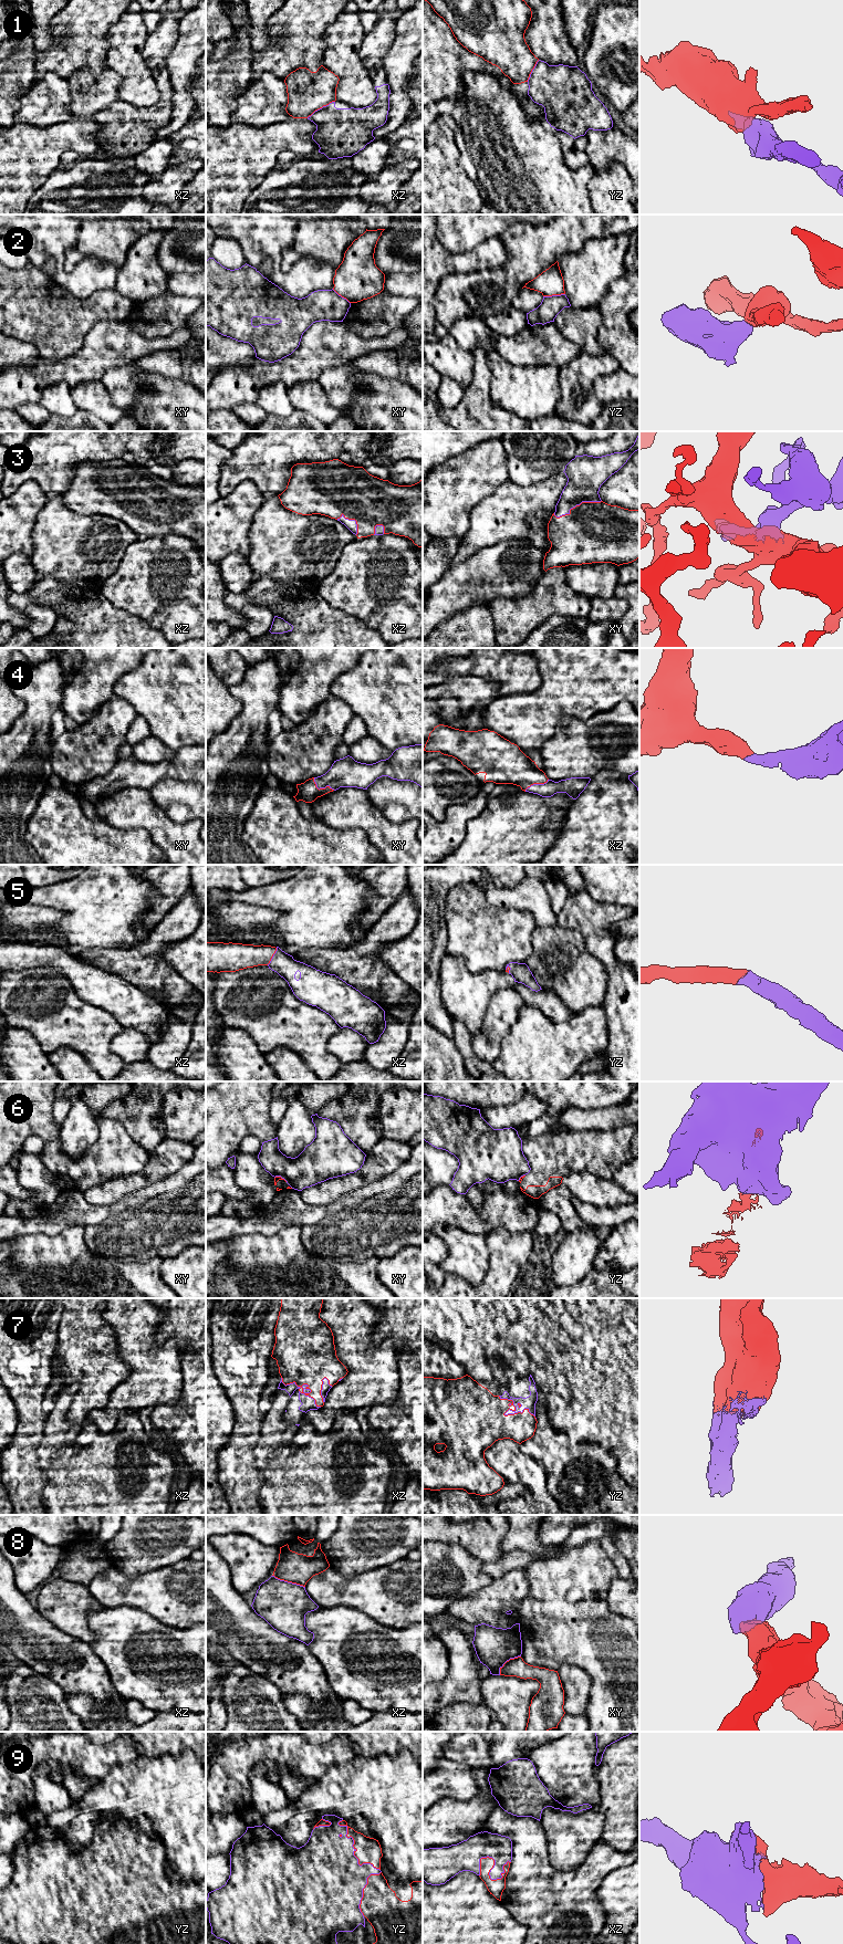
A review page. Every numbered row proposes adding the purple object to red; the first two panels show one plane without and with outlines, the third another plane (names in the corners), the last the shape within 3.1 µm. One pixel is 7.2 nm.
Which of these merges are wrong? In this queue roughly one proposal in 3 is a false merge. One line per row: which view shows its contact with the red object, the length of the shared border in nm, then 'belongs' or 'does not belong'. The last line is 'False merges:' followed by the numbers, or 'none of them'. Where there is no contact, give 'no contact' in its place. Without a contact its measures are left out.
1: contact in xz; length 240 nm; does not belong
2: contact in yz; length 160 nm; does not belong
3: contact in xy; length 360 nm; belongs
4: contact in xy; length 180 nm; belongs
5: contact in xz; length 150 nm; belongs
6: contact in xy; length 100 nm; does not belong
7: contact in xz; length 360 nm; belongs
8: contact in xz; length 260 nm; does not belong
9: contact in yz; length 700 nm; belongs
False merges: 1, 2, 6, 8

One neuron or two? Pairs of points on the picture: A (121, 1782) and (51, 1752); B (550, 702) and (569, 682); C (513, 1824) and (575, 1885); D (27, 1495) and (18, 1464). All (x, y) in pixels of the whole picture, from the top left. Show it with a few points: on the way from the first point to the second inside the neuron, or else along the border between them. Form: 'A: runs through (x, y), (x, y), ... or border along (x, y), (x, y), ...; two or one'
A: border along (129, 1763), (115, 1765), (101, 1779); two
B: runs through (554, 698), (565, 687); one
C: runs through (529, 1842), (530, 1852), (557, 1879); one
D: runs through (25, 1487), (20, 1472); one

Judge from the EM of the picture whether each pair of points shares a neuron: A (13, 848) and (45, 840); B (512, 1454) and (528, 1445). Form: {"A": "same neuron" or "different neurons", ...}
{"A": "different neurons", "B": "different neurons"}

